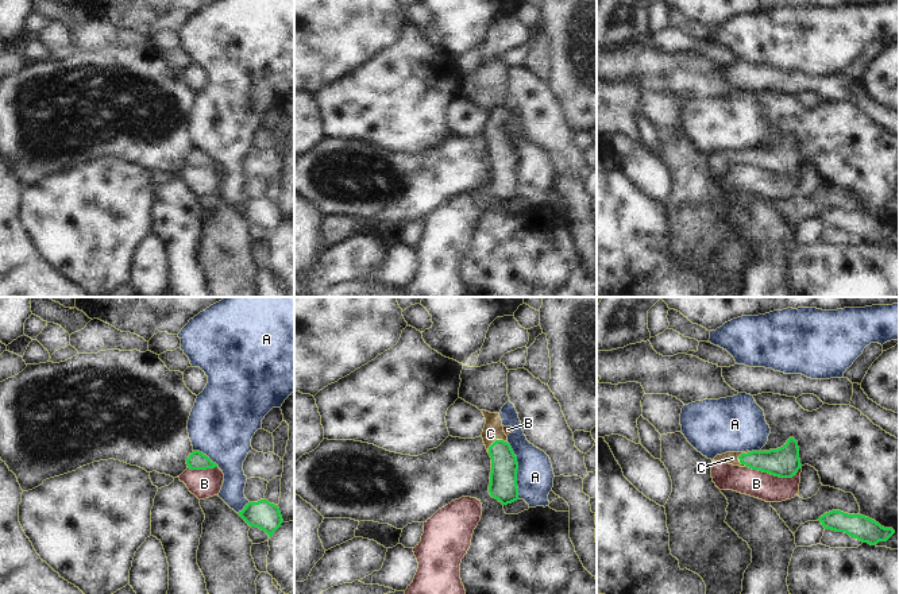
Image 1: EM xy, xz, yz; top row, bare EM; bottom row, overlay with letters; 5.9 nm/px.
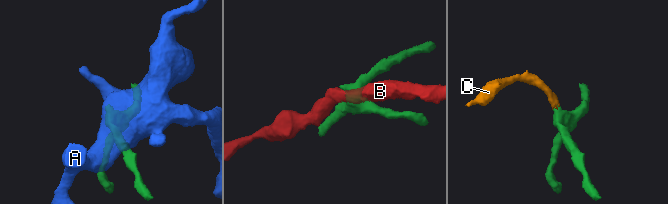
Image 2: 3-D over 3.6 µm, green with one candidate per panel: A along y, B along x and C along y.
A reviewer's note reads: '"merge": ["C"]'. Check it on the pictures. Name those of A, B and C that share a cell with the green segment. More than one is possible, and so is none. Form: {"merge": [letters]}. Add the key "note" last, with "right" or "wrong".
{"merge": ["C"], "note": "right"}

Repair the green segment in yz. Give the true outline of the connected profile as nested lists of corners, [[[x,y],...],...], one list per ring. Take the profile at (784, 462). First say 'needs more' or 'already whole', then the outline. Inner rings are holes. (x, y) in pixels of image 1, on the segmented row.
needs more | [[[790,437],[787,443],[769,451],[726,452],[717,455],[713,462],[729,463],[768,472],[779,478],[792,478],[802,468],[798,441]]]

